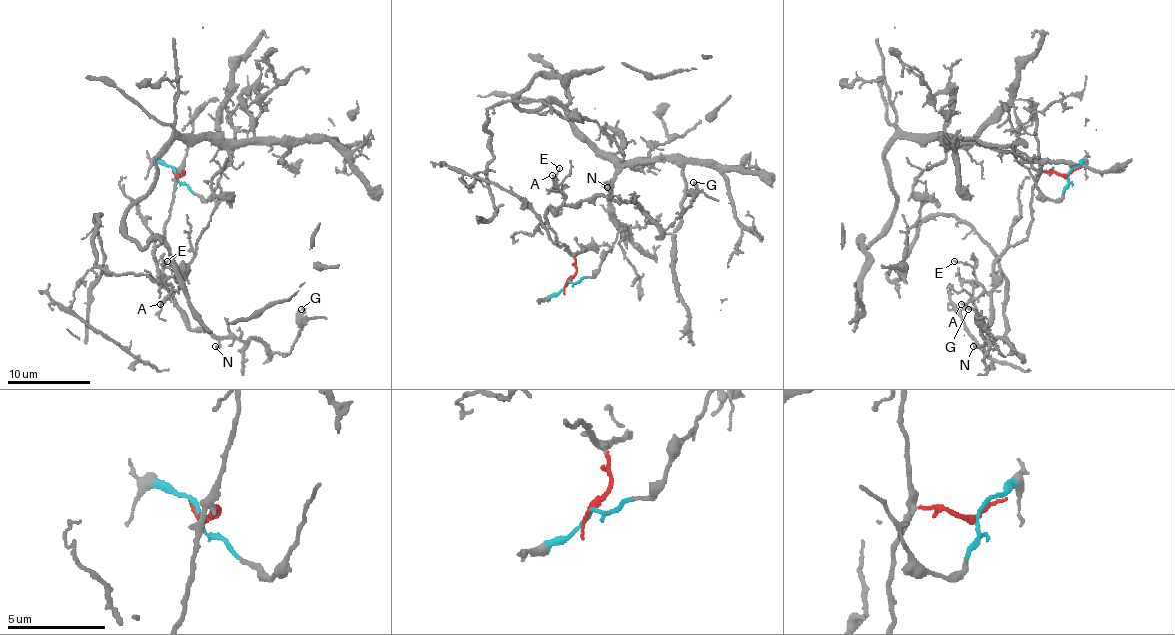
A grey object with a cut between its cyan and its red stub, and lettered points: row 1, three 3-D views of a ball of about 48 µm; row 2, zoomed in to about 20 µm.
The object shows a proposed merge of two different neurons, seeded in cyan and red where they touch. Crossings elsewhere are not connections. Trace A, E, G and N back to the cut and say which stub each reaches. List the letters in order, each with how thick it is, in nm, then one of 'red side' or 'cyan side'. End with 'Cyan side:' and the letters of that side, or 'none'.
A: 140 nm thick; red side
E: 110 nm thick; red side
G: 200 nm thick; red side
N: 130 nm thick; red side
Cyan side: none

